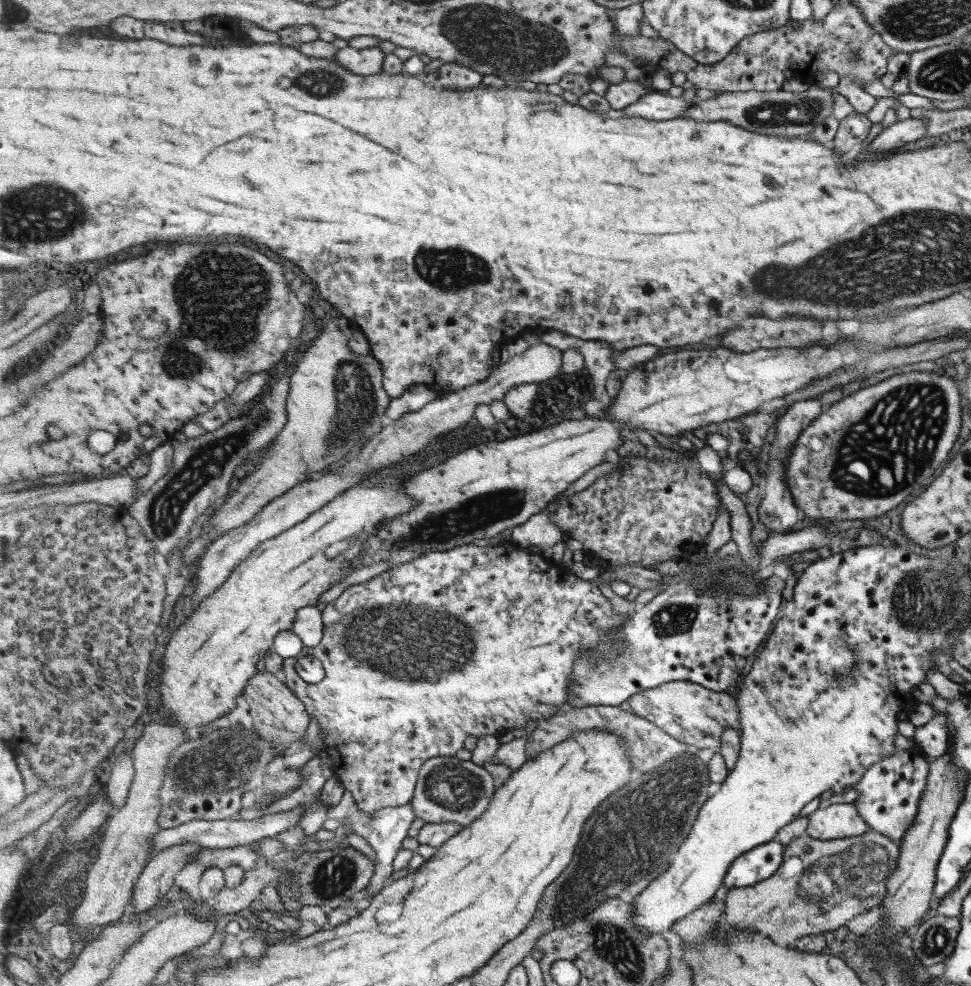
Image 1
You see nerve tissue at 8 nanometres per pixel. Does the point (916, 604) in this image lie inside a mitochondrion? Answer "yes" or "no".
yes

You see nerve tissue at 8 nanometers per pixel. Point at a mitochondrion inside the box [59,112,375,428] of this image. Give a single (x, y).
(221, 293)

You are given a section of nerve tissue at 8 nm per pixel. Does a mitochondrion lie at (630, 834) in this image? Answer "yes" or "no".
yes

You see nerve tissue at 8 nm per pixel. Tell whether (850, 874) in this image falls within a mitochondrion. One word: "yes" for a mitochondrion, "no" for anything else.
yes

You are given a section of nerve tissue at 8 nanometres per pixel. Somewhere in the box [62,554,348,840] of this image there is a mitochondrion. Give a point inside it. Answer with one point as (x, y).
(210, 771)

